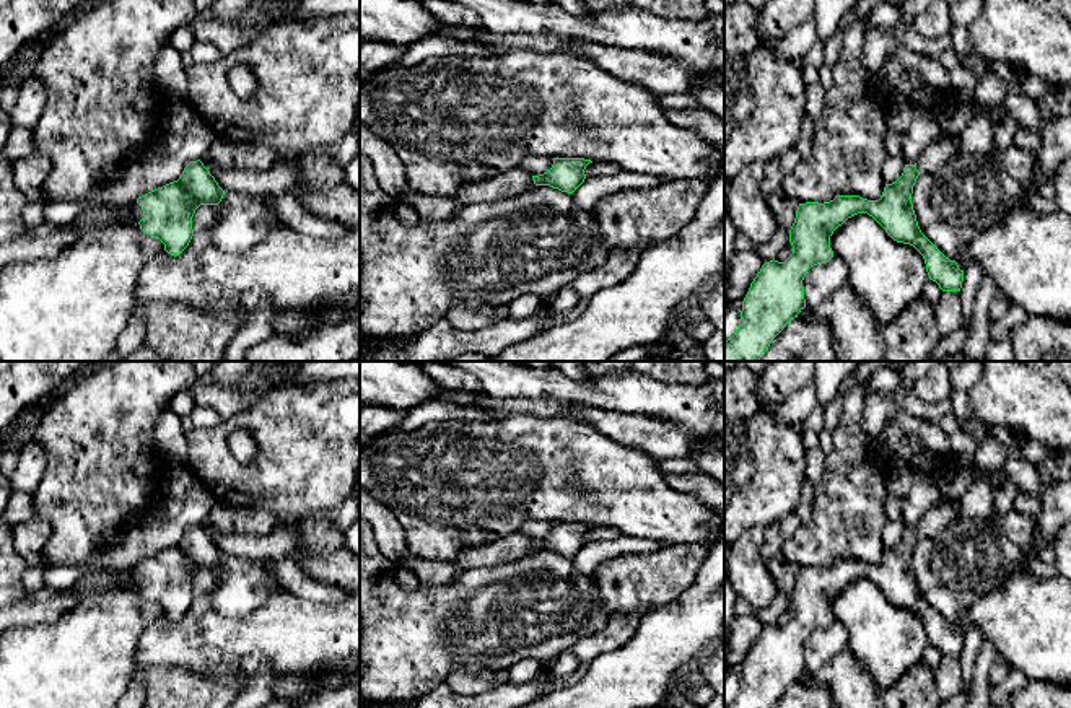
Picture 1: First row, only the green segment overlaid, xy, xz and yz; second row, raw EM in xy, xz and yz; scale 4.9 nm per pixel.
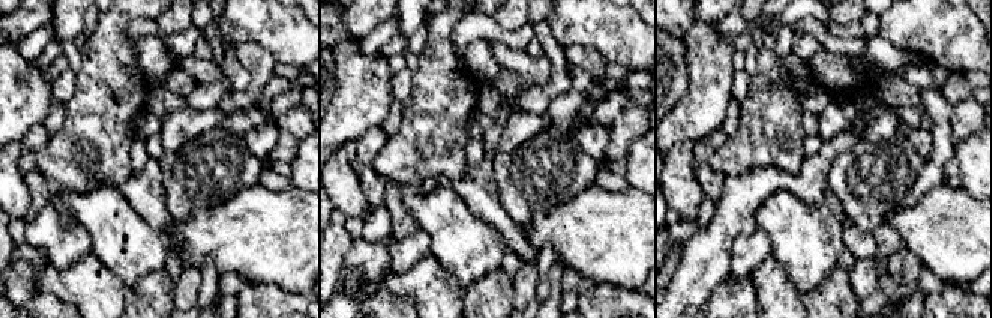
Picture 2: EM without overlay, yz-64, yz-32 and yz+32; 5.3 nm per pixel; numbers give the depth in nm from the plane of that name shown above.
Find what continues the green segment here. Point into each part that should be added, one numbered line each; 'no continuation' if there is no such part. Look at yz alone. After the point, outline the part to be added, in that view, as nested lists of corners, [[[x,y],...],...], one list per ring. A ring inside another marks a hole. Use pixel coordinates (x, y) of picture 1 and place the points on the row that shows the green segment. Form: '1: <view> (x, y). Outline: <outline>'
1: yz (944, 148). Outline: [[[941,133],[918,158],[916,169],[920,173],[934,173],[957,155],[960,143],[959,135]]]

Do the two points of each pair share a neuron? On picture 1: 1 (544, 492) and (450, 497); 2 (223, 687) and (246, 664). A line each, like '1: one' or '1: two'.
1: one
2: two

